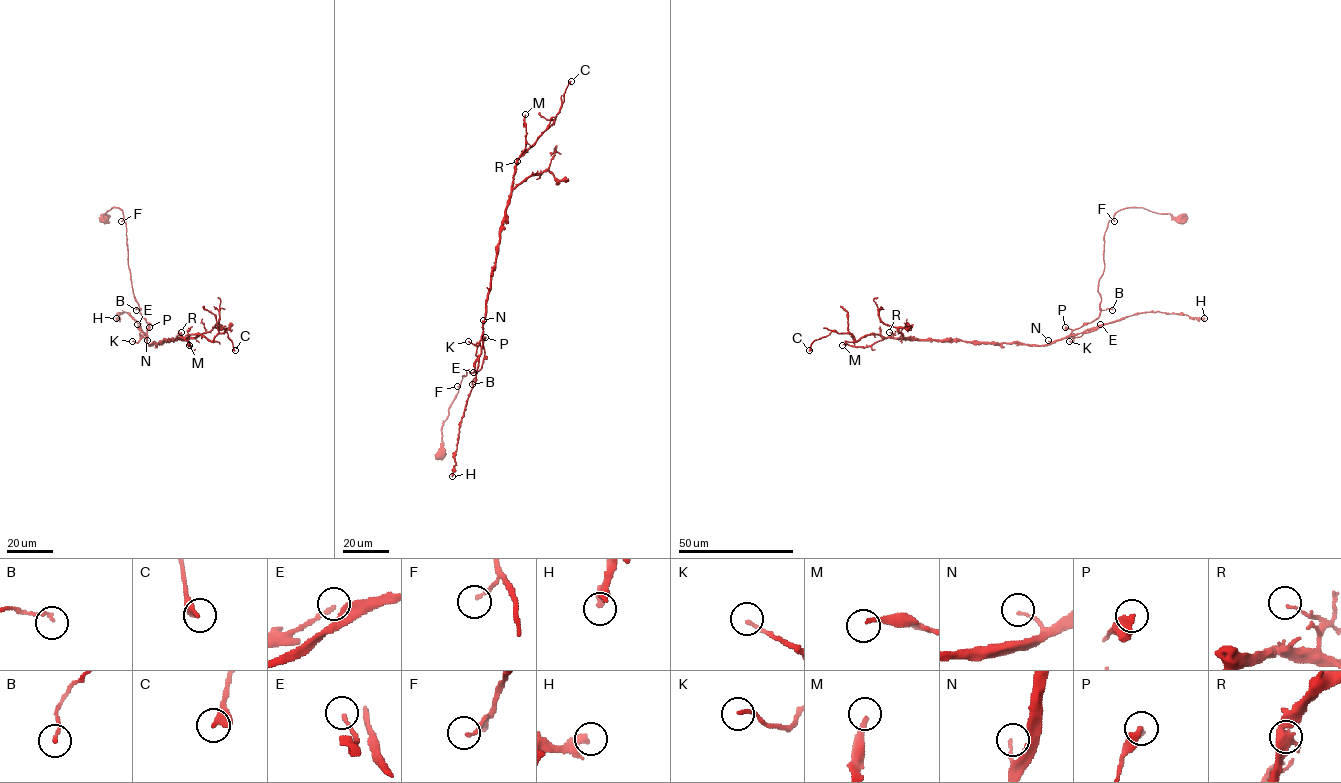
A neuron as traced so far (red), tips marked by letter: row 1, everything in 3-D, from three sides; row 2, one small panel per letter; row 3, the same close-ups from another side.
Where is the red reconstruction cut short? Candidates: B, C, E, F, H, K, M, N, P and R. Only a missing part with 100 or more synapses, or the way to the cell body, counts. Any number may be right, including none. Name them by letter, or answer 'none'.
none

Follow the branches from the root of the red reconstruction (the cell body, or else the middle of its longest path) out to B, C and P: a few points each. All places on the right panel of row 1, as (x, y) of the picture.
B: (1182, 218), (1127, 207), (1109, 221), (1097, 292), (1100, 309), (1112, 310)
C: (1182, 218), (1118, 211), (1104, 236), (1100, 315), (1049, 344), (856, 340), (832, 331), (809, 350)
P: (1182, 218), (1142, 207), (1118, 211), (1104, 236), (1104, 269), (1097, 290), (1100, 315), (1075, 329), (1065, 327)

